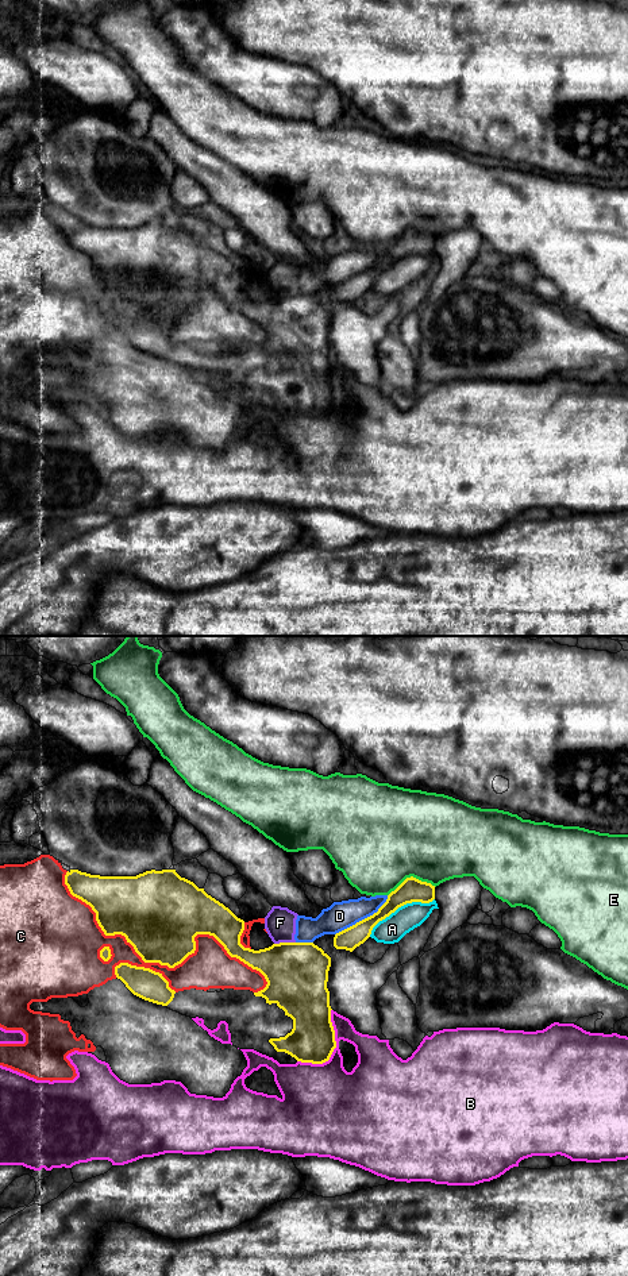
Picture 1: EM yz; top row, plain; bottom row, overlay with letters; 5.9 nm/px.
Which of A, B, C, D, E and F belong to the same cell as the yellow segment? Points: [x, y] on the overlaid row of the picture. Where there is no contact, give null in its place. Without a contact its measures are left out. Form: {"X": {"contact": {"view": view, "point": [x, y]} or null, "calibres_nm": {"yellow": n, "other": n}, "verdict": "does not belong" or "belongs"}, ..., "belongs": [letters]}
{"A": {"contact": {"view": "yz", "point": [399, 906]}, "calibres_nm": {"yellow": 140, "other": 160}, "verdict": "does not belong"}, "B": {"contact": {"view": "yz", "point": [334, 1048]}, "calibres_nm": {"yellow": 280, "other": 320}, "verdict": "does not belong"}, "C": {"contact": {"view": "yz", "point": [161, 964]}, "calibres_nm": {"yellow": 440, "other": 220}, "verdict": "does not belong"}, "D": {"contact": {"view": "yz", "point": [365, 918]}, "calibres_nm": {"yellow": 130, "other": 170}, "verdict": "does not belong"}, "E": {"contact": {"view": "yz", "point": [411, 876]}, "calibres_nm": {"yellow": 140, "other": 500}, "verdict": "does not belong"}, "F": {"contact": {"view": "yz", "point": [284, 943]}, "calibres_nm": {"yellow": 360, "other": 190}, "verdict": "does not belong"}, "belongs": []}

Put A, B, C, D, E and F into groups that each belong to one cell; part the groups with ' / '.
A / B / C / D F / E

